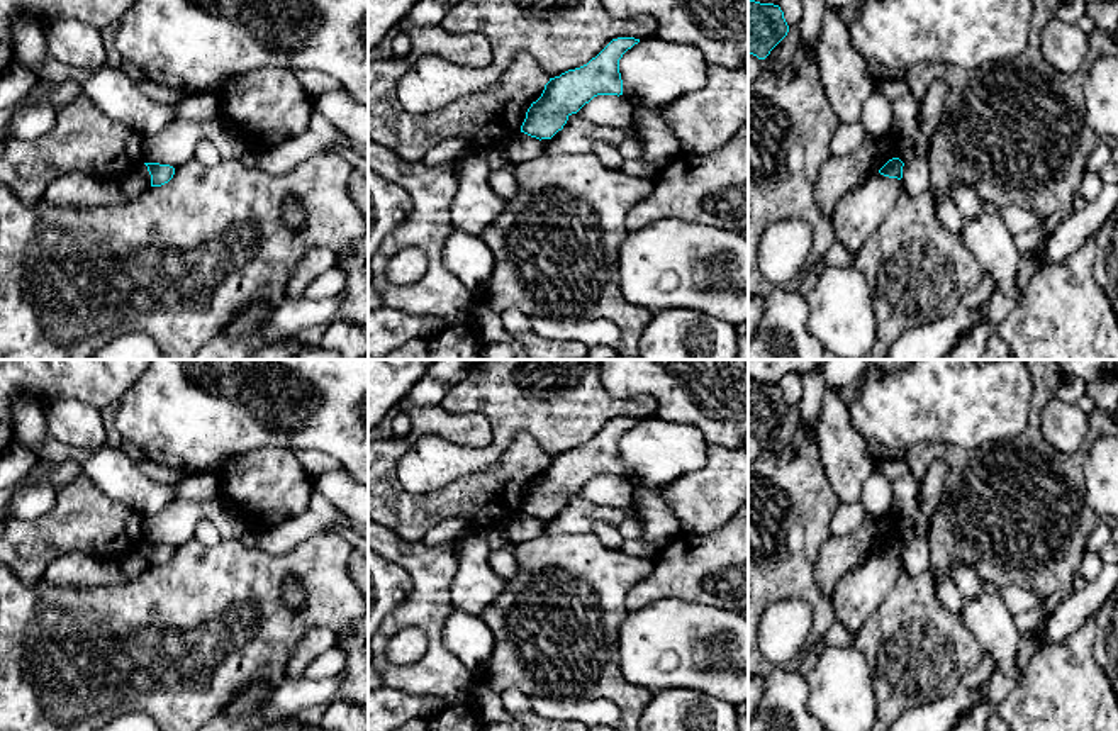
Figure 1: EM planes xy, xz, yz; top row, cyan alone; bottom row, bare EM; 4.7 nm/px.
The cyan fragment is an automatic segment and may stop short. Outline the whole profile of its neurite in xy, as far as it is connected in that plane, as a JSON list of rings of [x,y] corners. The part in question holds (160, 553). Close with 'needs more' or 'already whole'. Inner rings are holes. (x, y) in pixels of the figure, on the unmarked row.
[[[144,543],[148,546],[148,551],[151,555],[151,566],[161,566],[168,563],[173,555],[175,548],[170,544],[159,544],[159,543]]] | already whole

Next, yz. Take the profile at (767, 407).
[[[748,378],[748,434],[765,439],[787,412],[789,405],[779,385]]] | already whole

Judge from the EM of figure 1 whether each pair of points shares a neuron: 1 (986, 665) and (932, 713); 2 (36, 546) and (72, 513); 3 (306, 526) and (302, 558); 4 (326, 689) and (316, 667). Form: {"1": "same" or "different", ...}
{"1": "same", "2": "same", "3": "different", "4": "different"}

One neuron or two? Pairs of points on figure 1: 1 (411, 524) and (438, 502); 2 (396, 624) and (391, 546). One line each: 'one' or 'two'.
1: one
2: one

